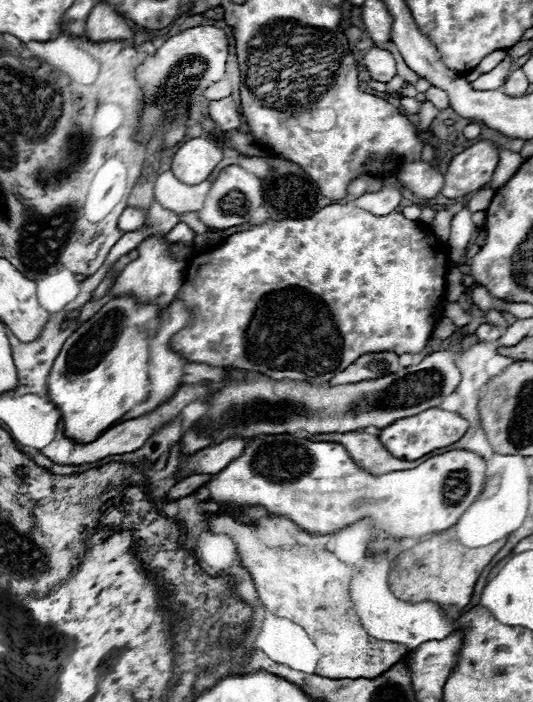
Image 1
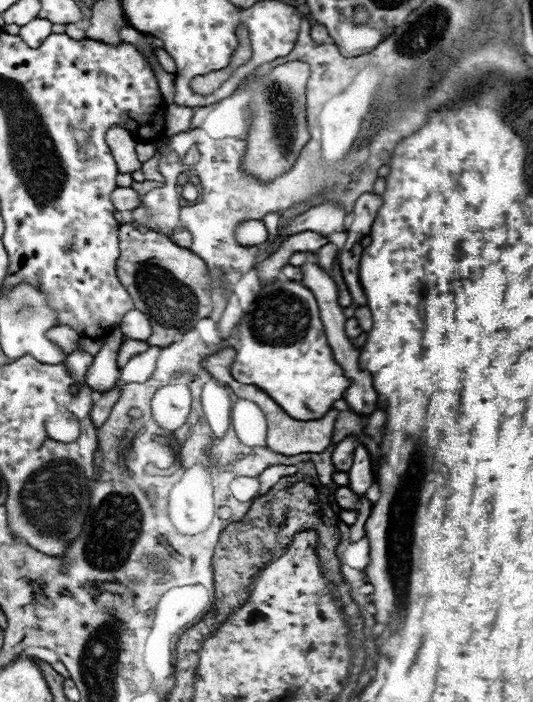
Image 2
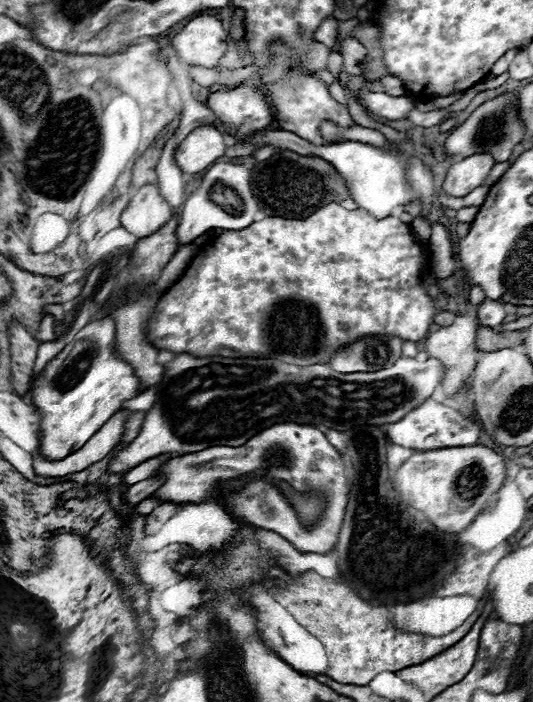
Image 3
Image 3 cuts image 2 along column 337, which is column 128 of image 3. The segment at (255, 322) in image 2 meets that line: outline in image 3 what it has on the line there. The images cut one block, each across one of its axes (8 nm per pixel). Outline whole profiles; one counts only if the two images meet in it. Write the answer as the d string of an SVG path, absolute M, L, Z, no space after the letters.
M112 318L86 324L72 340L68 356L56 372L50 372L50 384L34 384L34 406L42 412L40 452L48 460L60 460L82 448L122 404L142 392L140 378L132 366L116 352L116 330Z

